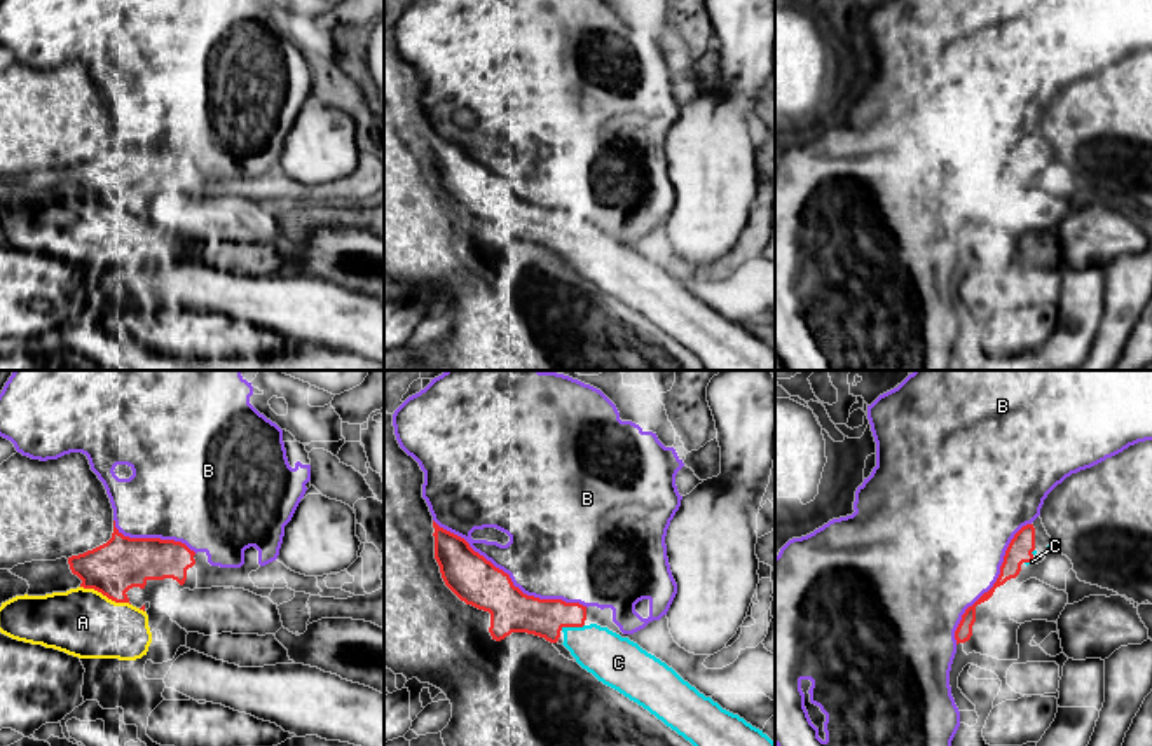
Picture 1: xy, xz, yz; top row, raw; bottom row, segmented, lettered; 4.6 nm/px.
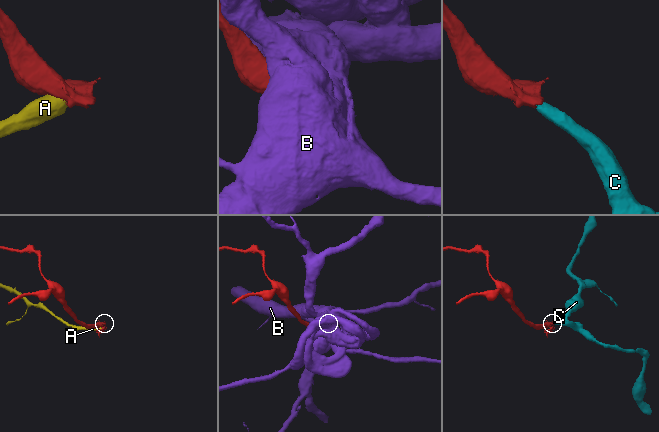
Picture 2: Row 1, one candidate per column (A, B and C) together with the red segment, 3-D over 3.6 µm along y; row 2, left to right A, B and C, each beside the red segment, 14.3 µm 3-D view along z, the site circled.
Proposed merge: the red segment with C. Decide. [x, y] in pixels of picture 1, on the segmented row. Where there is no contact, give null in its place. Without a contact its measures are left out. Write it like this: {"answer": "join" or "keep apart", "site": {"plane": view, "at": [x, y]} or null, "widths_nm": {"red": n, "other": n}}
{"answer": "join", "site": {"plane": "xz", "at": [571, 626]}, "widths_nm": {"red": 180, "other": 220}}

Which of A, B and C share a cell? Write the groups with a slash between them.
A / B / C

